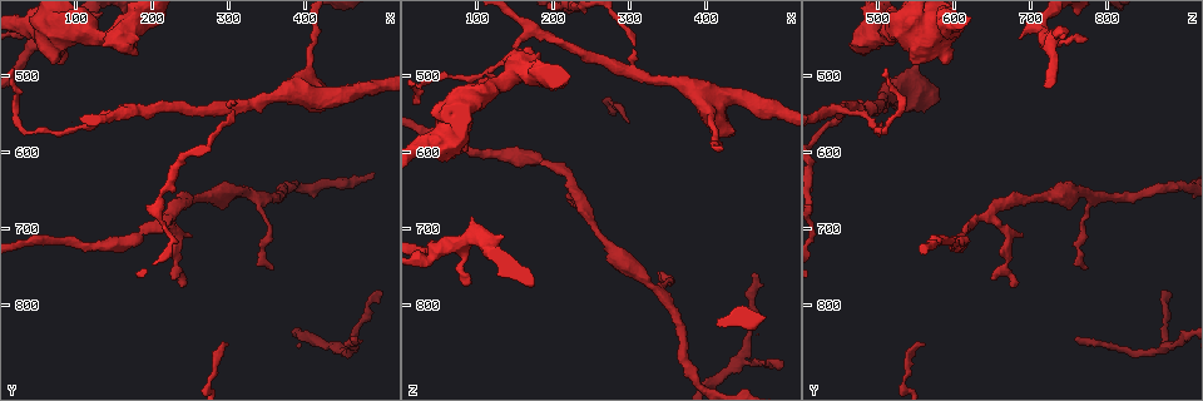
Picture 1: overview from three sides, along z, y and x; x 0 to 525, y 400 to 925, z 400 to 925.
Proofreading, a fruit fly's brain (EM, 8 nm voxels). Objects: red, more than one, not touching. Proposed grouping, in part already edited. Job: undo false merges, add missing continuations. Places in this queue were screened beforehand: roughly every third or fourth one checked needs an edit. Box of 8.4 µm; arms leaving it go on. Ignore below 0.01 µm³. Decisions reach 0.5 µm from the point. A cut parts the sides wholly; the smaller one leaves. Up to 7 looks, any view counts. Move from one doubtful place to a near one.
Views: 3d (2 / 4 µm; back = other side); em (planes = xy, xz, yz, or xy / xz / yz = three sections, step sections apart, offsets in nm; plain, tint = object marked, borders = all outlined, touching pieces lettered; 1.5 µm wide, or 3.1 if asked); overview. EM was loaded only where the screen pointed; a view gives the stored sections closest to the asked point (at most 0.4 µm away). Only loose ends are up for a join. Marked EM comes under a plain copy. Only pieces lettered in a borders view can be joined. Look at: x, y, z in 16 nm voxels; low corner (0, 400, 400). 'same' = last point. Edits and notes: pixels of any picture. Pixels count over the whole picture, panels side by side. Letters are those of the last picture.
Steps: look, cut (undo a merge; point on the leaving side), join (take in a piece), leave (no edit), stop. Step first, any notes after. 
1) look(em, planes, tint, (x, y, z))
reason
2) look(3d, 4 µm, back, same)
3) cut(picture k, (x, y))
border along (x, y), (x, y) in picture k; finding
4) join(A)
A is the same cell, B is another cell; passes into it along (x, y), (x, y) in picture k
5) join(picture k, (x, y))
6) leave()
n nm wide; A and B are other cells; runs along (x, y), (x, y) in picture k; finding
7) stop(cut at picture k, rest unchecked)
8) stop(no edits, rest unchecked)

look(3d, 2 µm, (440, 855, 875))

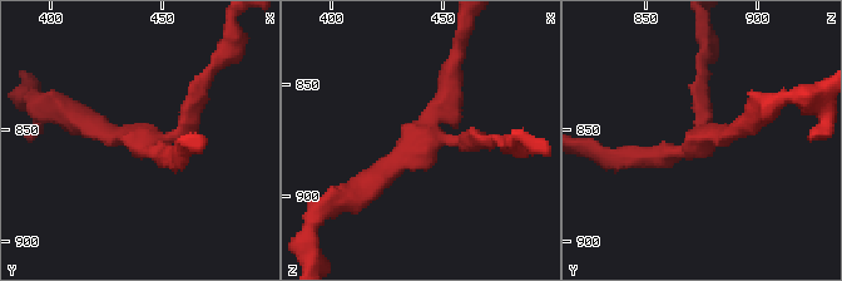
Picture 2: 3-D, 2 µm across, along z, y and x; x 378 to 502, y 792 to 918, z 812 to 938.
look(em, planes, borders, (443, 857, 871))

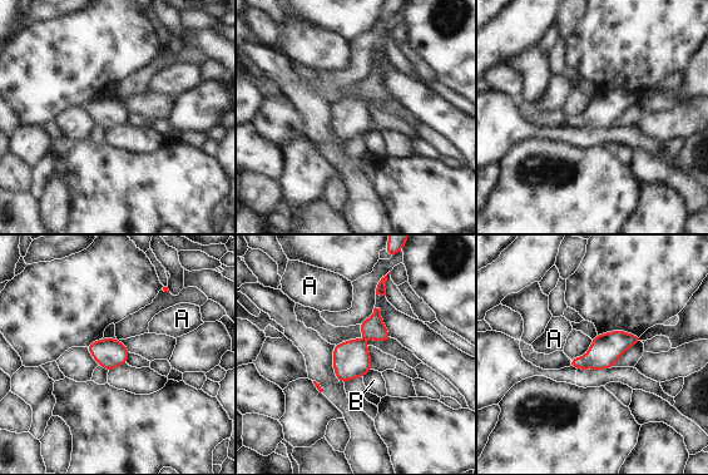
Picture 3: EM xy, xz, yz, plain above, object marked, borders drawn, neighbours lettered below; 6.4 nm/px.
leave()
190 nm wide; A and B are other cells; border along (371, 370), (362, 377) in picture 3; continuous, no second neuron

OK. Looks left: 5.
look(em, xy, step 8, tint, (460, 845, 760))
tapers out

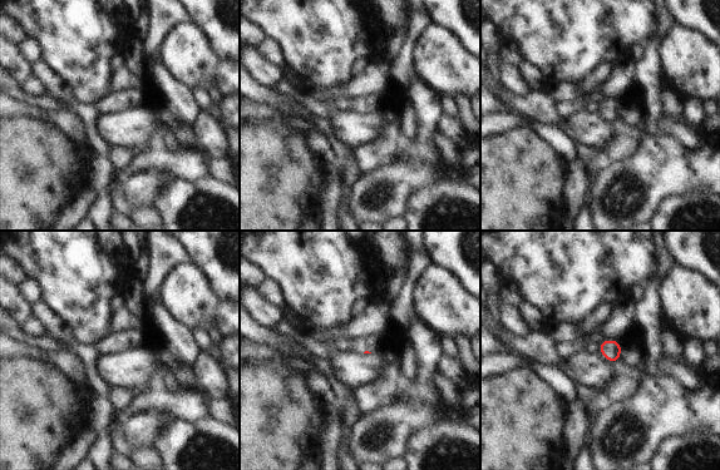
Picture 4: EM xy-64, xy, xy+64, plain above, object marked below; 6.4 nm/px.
look(em, planes, borders, same)
cut it another way

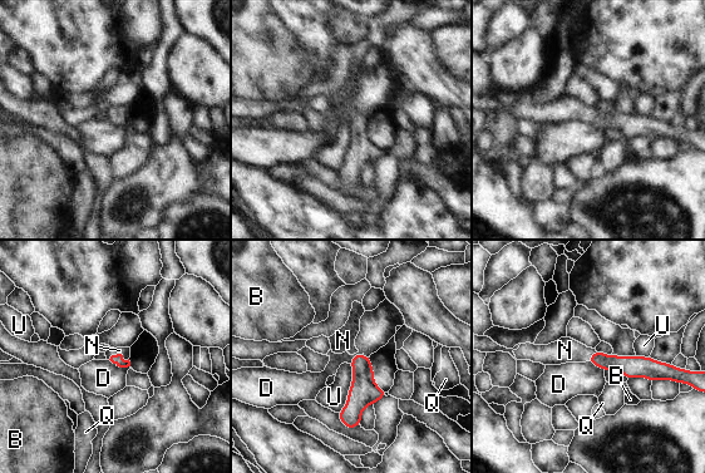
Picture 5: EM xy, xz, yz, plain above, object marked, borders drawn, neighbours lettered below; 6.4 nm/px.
join(N)
N is the same cell, B, D, Q and U are other cells; passes into it along (117, 359), (119, 354), (126, 351) in picture 5; the neuron continues

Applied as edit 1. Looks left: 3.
look(overview)
redraw

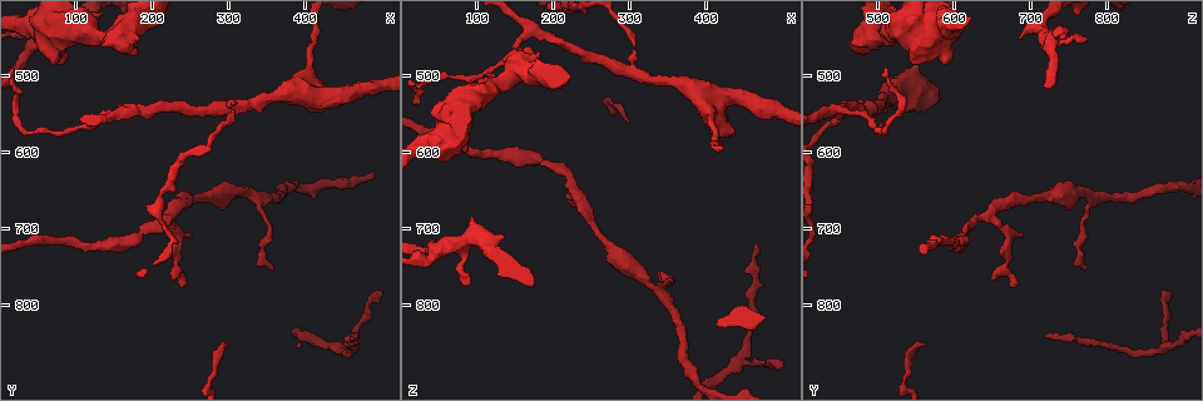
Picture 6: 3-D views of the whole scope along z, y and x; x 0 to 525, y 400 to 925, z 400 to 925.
look(em, planes, borders, (90, 455, 775))
an open end

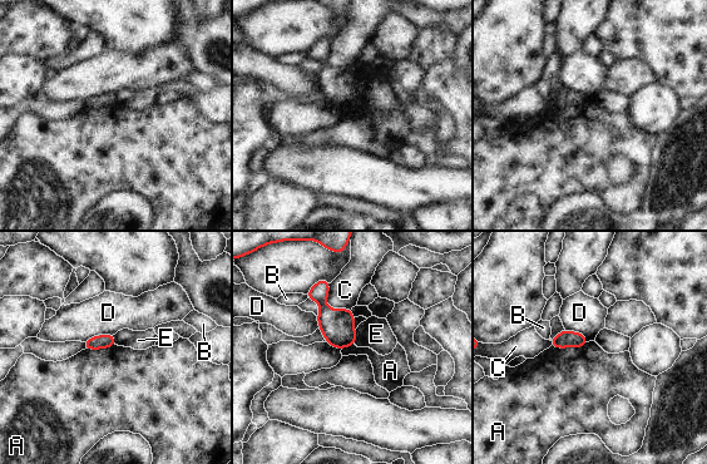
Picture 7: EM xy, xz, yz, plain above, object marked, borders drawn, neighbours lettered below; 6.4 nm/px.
leave()
A, B, C, D and E are other cells; border along (589, 341), (578, 348), (550, 346) in picture 7; none of them fits

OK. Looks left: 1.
stop(join at picture 5, rest unchecked)

